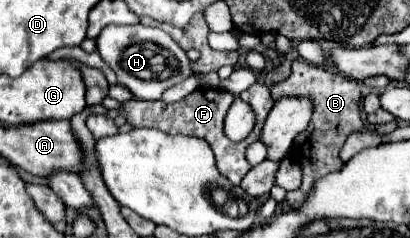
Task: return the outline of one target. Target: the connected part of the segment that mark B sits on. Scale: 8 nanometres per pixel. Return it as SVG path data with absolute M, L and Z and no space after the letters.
M295 59L291 75L285 81L269 85L269 89L271 89L273 101L283 99L283 97L307 97L309 101L313 101L313 117L309 123L311 131L307 137L307 143L311 147L311 157L301 161L301 171L303 171L301 187L297 191L287 191L287 195L285 195L285 203L289 205L289 209L299 209L301 201L307 199L307 195L311 193L313 183L317 179L321 179L323 175L327 175L331 171L339 171L345 165L339 159L339 149L343 147L347 137L351 133L367 129L363 125L363 121L359 119L361 89L353 79L347 79L339 73L331 73L331 71L317 67L317 65L311 65L303 59Z

